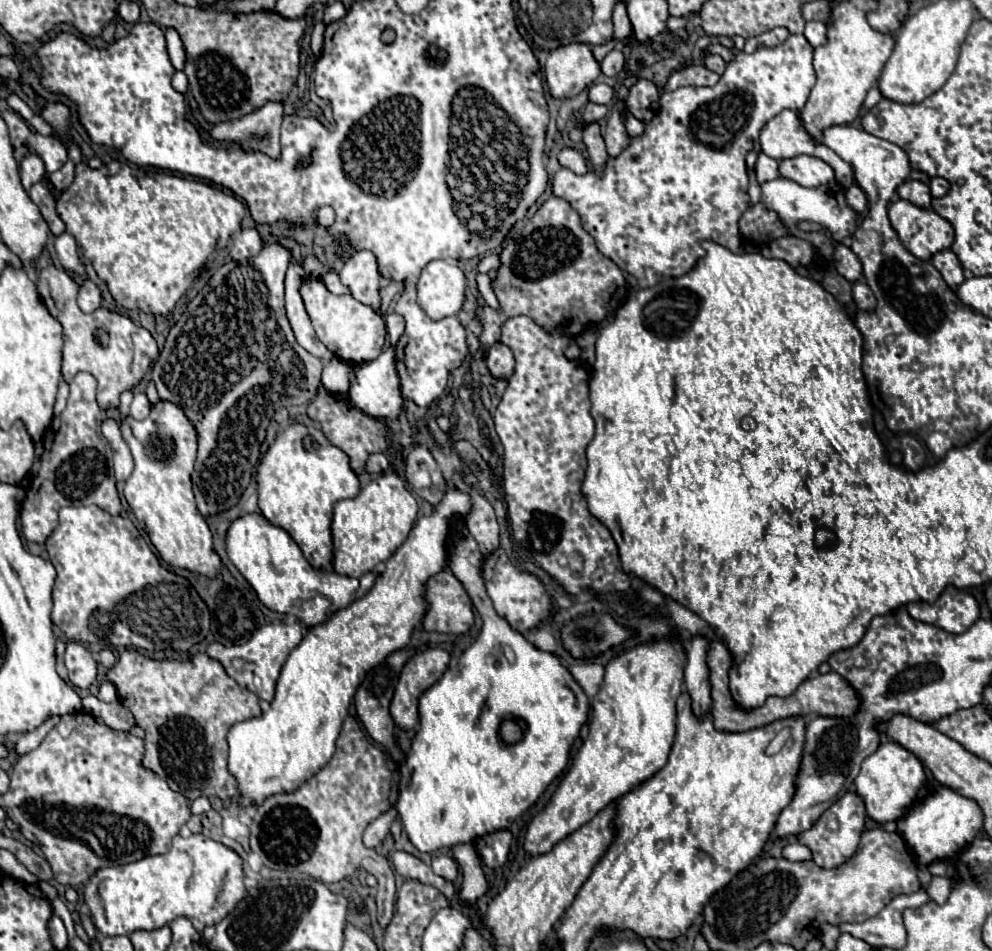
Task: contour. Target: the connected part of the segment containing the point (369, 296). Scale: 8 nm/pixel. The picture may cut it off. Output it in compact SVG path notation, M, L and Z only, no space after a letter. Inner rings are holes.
M371 251L353 253L343 265L341 283L349 287L349 293L363 305L379 309L379 271Z

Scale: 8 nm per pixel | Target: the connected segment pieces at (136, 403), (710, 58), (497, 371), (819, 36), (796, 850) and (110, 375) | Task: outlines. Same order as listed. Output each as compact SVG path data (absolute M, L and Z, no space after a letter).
M137 391L135 399L131 403L131 417L133 419L145 419L149 415L149 409L151 409L151 403L149 403L147 395L141 393L141 391Z
M707 55L705 57L705 67L711 69L711 71L715 71L717 75L721 75L725 71L725 61L719 55Z
M495 343L489 349L489 357L487 357L487 365L489 371L495 377L507 379L513 375L513 353L509 351L509 347L505 347L503 343Z
M809 21L809 23L805 25L805 37L807 37L807 41L809 41L813 47L819 47L821 43L825 43L825 33L827 33L825 23Z
M789 843L783 847L783 857L789 859L789 861L809 861L811 855L809 855L809 849L801 843Z
M53 265L39 271L37 279L39 295L49 309L49 313L61 323L63 327L63 367L61 375L67 383L73 381L75 373L87 371L91 373L99 387L97 387L97 401L101 409L119 407L119 395L133 385L139 385L157 359L159 349L151 333L135 325L127 315L119 315L109 309L95 309L93 313L83 313L77 305L77 291L79 285L67 275L67 271L57 269Z

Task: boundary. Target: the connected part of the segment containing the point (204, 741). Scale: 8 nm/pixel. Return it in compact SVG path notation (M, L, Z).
M125 649L113 669L107 671L105 681L113 683L119 693L119 701L133 713L137 725L145 731L145 757L143 765L169 783L169 787L189 801L205 795L219 799L233 799L239 795L237 779L227 769L227 731L241 721L261 715L259 699L247 689L237 687L223 665L211 659L207 653L197 653L185 661L151 661L135 649Z

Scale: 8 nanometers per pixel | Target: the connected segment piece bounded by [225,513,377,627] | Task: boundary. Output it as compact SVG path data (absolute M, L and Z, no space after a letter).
M247 513L233 519L225 535L225 547L229 559L251 583L263 605L279 613L295 613L295 617L309 627L323 623L333 611L365 595L377 577L377 573L367 573L353 579L333 569L313 569L289 533L269 523L261 513Z

